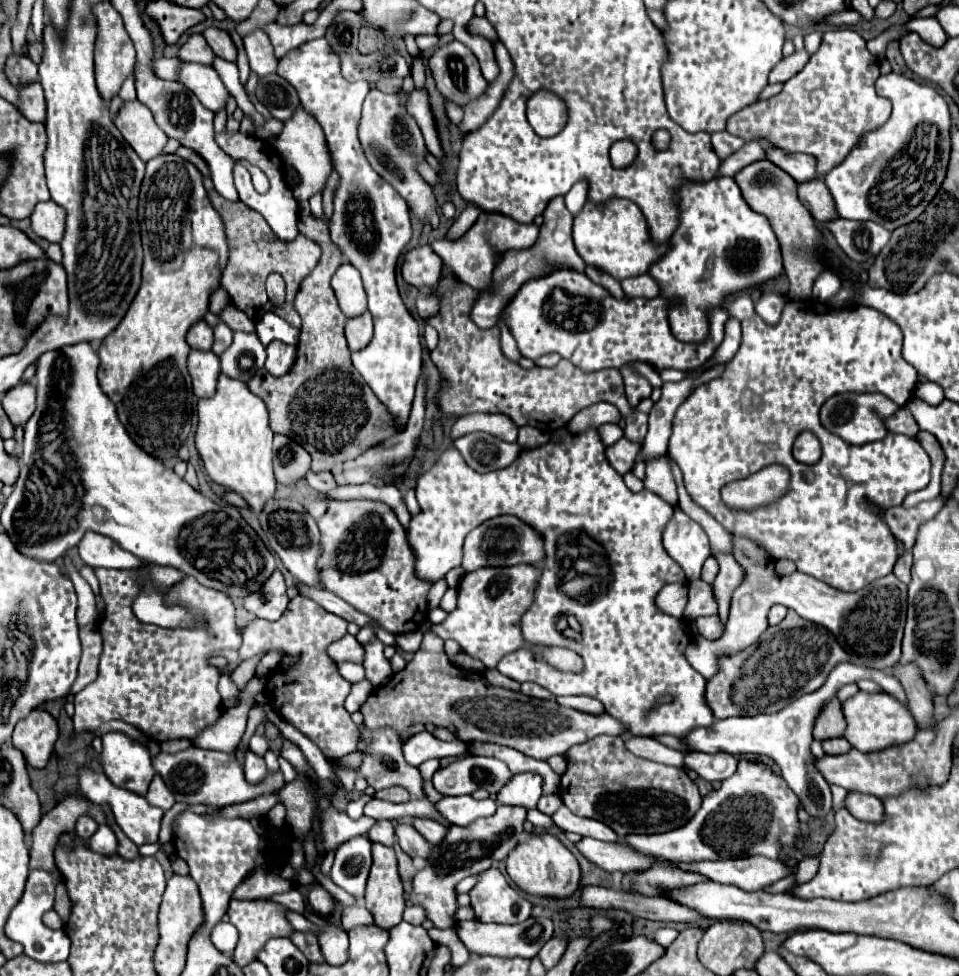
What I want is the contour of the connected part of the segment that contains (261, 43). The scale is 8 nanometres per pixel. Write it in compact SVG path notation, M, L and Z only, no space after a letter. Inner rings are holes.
M256 30L244 38L244 48L246 48L248 60L250 60L250 68L258 76L272 74L272 72L276 72L276 66L278 66L272 46L266 42L268 42L268 38L260 30Z

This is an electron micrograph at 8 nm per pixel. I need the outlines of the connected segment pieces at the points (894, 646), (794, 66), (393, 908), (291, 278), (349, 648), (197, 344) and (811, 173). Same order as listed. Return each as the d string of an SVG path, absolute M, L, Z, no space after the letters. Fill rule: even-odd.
M732 536L732 554L742 566L744 578L740 586L732 592L728 626L724 630L724 636L716 642L704 640L702 636L694 636L692 644L684 652L690 666L706 680L714 676L718 668L718 656L736 654L758 642L760 634L768 628L766 614L774 604L792 608L802 618L828 628L836 636L840 646L852 656L854 664L882 672L888 672L892 666L898 664L906 620L906 584L900 582L894 574L878 578L858 592L840 592L802 572L794 572L790 576L776 574L774 562L770 560L768 552L764 552L764 548L760 548L756 542L750 542L748 538Z
M803 49L795 51L792 55L782 58L770 72L770 84L774 82L786 82L794 74L798 74L810 59L810 55Z
M372 844L372 870L366 884L364 904L374 916L378 928L390 930L402 922L404 890L398 876L398 864L394 850L384 844Z
M210 190L208 198L210 198L212 206L216 208L216 212L220 214L220 218L224 222L224 230L226 230L226 240L228 240L230 254L228 254L228 262L226 262L226 268L224 268L222 278L220 278L220 286L224 290L228 290L228 294L232 298L232 304L236 308L240 308L242 312L246 312L254 322L260 320L264 312L274 310L286 322L290 322L294 326L300 326L300 316L294 310L294 296L300 288L300 282L318 264L320 246L316 246L312 240L308 240L302 234L298 234L296 240L284 242L278 236L274 236L272 228L262 218L262 214L254 212L246 204L224 200L216 190ZM270 272L278 272L280 276L284 276L284 282L286 282L286 302L278 308L270 306L270 300L266 296L266 288L264 288L266 276Z
M346 634L328 646L328 656L332 656L334 662L346 662L346 660L362 662L364 660L364 648L362 648L362 644L356 642L354 636Z
M200 320L188 330L186 340L190 348L194 350L210 350L212 348L212 328L204 320Z
M766 148L764 152L768 152L766 160L770 160L772 164L776 164L784 172L788 172L796 182L808 182L808 180L818 178L816 160L808 154L792 154L792 152L784 152L780 148Z

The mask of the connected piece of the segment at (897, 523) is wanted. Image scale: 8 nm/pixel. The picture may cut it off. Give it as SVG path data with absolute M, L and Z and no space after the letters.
M942 496L928 500L928 502L920 502L914 508L903 508L896 506L886 510L886 522L892 530L892 534L902 542L904 550L910 550L914 546L918 528L922 522L928 522L932 516L936 516L936 512L940 512L942 508Z

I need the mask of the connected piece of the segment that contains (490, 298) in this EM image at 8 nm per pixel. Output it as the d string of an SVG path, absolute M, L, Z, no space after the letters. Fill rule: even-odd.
M554 198L548 208L544 210L544 224L540 228L540 238L536 242L536 246L532 246L530 250L520 250L520 252L508 252L502 262L496 266L494 270L494 284L488 292L482 292L480 298L476 300L474 308L472 308L472 320L476 320L478 328L492 328L498 324L498 316L500 310L506 306L506 302L518 292L518 288L528 282L530 278L540 278L552 272L552 266L556 264L570 264L572 270L584 272L584 260L578 256L574 242L572 242L572 214L568 212L564 198Z

